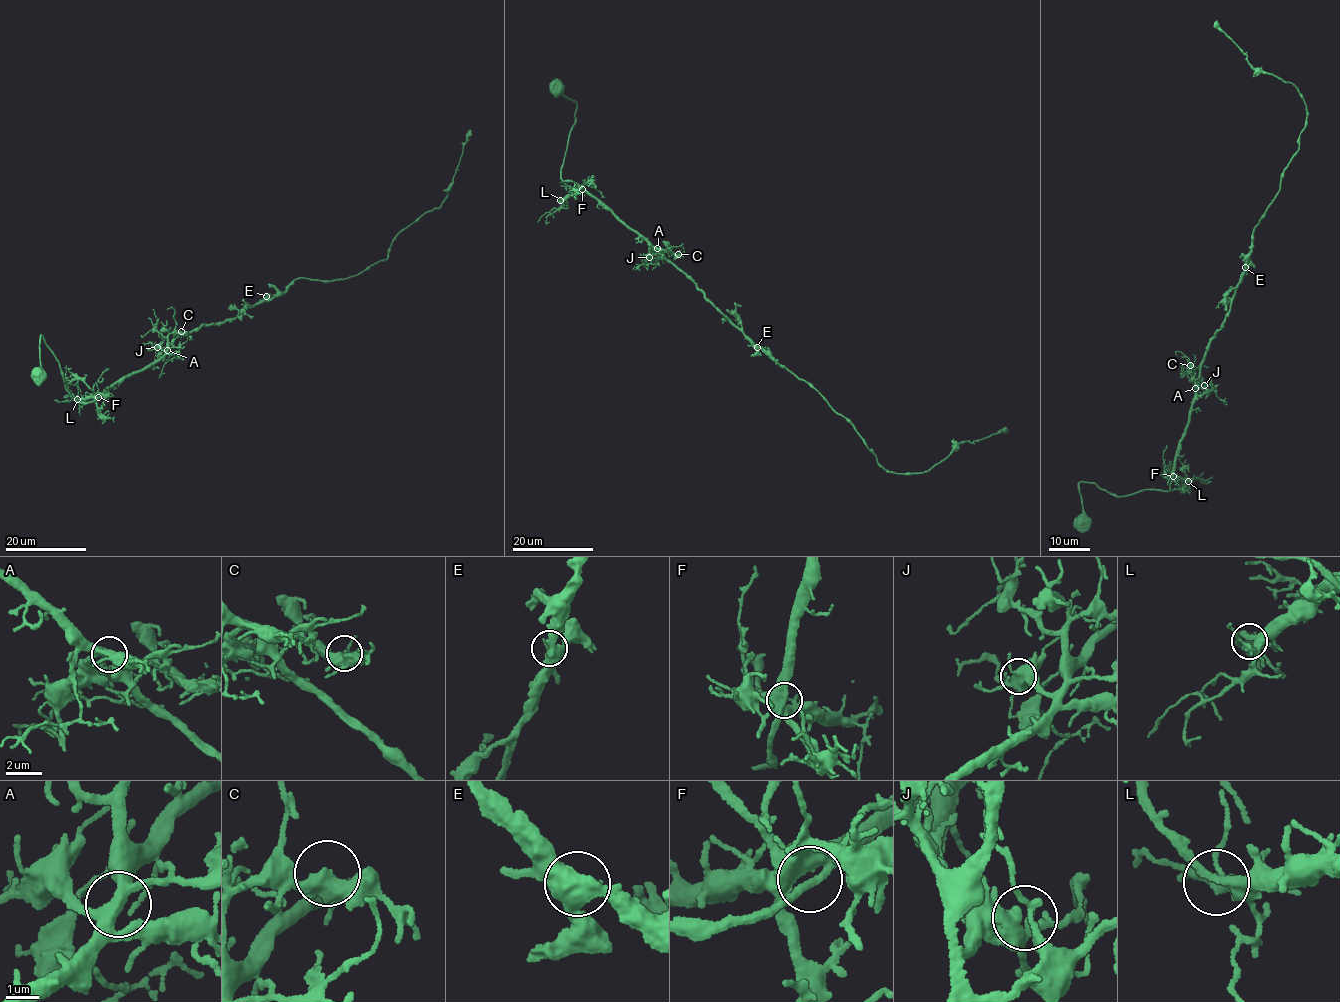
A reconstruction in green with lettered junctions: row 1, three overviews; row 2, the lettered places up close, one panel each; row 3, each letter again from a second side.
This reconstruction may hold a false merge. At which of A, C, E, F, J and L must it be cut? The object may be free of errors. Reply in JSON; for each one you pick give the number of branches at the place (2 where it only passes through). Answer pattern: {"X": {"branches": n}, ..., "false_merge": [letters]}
{"false_merge": []}

